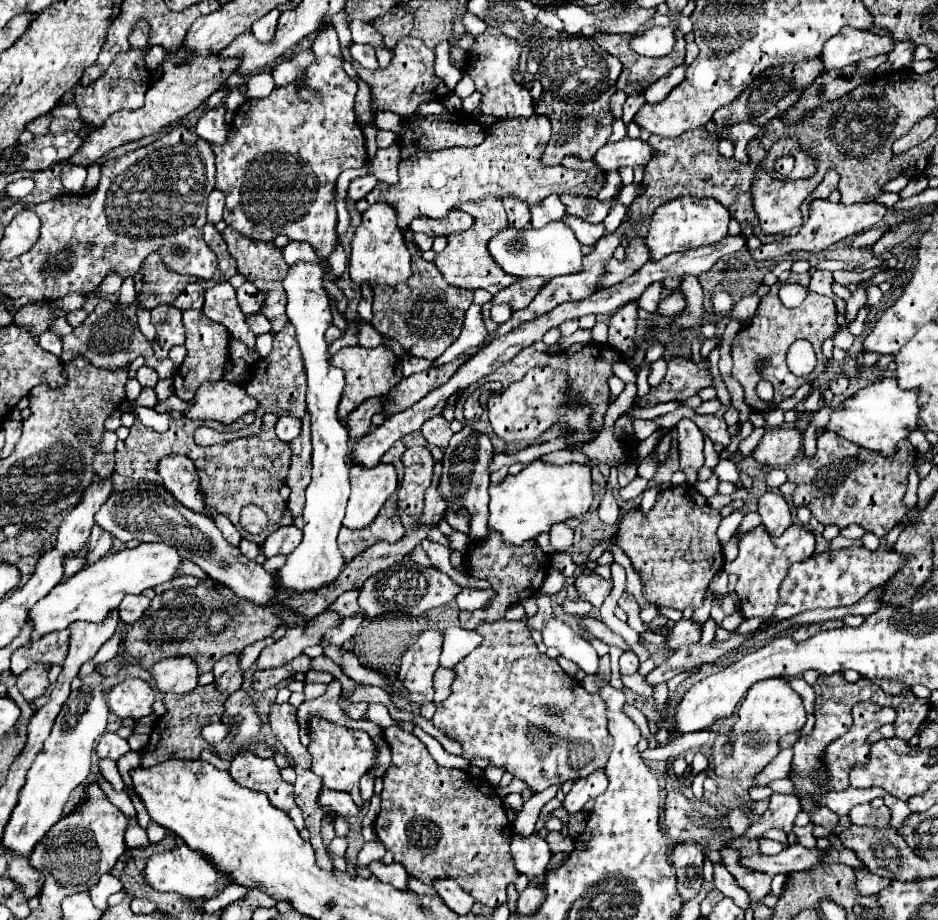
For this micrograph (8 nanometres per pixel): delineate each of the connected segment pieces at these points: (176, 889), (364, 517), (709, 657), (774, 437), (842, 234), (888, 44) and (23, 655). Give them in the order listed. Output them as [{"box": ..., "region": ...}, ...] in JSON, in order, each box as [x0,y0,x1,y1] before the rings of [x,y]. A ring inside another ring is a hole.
[{"box":[143,843,229,899],"region":[[[181,843],[173,851],[153,853],[147,861],[147,867],[143,869],[143,879],[155,891],[161,891],[161,893],[171,891],[171,893],[179,893],[191,899],[213,897],[217,895],[219,889],[225,889],[225,885],[229,883],[225,881],[225,877],[221,877],[221,873],[213,869],[213,865],[209,865],[209,861],[205,861],[205,857],[201,857],[201,853],[189,849],[185,843]]]},{"box":[343,463,397,529],"region":[[[379,463],[373,469],[351,467],[349,475],[351,475],[351,497],[349,497],[349,505],[347,505],[347,513],[345,513],[343,525],[347,529],[365,529],[367,525],[371,525],[375,521],[381,505],[395,491],[395,487],[397,487],[397,473],[395,473],[393,465],[381,465]]]},{"box":[645,633,753,685],"region":[[[729,633],[729,639],[725,639],[725,641],[717,641],[715,639],[709,645],[701,645],[701,643],[681,645],[669,659],[665,659],[661,665],[657,665],[645,679],[647,679],[649,685],[667,683],[677,673],[689,671],[693,667],[715,663],[725,653],[731,653],[731,651],[739,649],[751,637],[753,637],[753,633],[745,633],[745,635],[741,635],[741,633]]]},{"box":[753,429,799,467],"region":[[[767,429],[753,451],[753,459],[765,467],[785,467],[799,455],[799,449],[799,429]]]},{"box":[749,199,887,261],"region":[[[815,199],[815,201],[809,203],[809,219],[807,219],[807,223],[803,223],[801,229],[795,235],[781,237],[777,241],[765,243],[765,245],[761,245],[757,249],[749,249],[749,253],[751,253],[751,257],[755,261],[775,259],[775,257],[791,253],[791,251],[811,251],[811,253],[817,253],[817,251],[829,249],[831,245],[843,241],[845,237],[859,235],[859,233],[875,227],[883,219],[885,213],[887,213],[887,209],[883,205],[879,205],[879,203],[843,205],[843,203],[831,203],[829,199]]]},{"box":[821,27,893,71],"region":[[[853,27],[841,29],[841,33],[833,35],[821,53],[821,61],[825,65],[825,71],[829,69],[841,69],[845,65],[857,63],[867,57],[877,57],[883,53],[893,51],[893,41],[889,37],[861,31]]]},{"box":[11,633,69,673],"region":[[[51,633],[49,637],[41,637],[39,641],[29,641],[27,645],[19,647],[11,655],[11,673],[23,673],[31,667],[31,663],[39,665],[63,665],[67,657],[69,633]]]}]

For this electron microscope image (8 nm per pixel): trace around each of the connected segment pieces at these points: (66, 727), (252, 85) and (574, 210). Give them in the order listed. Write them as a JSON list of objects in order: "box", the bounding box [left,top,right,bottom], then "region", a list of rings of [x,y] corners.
[{"box":[1,671,111,855],"region":[[[93,671],[83,679],[81,689],[71,691],[69,699],[63,703],[61,713],[55,719],[51,735],[45,739],[43,753],[37,755],[33,767],[27,773],[27,783],[19,793],[19,803],[13,809],[9,823],[5,825],[5,833],[1,845],[19,855],[29,855],[35,843],[61,819],[63,805],[69,793],[83,785],[91,771],[91,753],[95,749],[97,739],[105,733],[109,707],[105,701],[105,693],[111,689],[107,677]]]},{"box":[247,71,275,99],"region":[[[263,71],[263,73],[257,73],[253,77],[249,77],[247,81],[247,95],[251,99],[259,99],[259,97],[267,97],[273,89],[275,89],[275,83],[273,83],[273,77],[271,77],[271,71]]]},{"box":[561,195,611,223],"region":[[[561,195],[561,201],[565,205],[565,213],[579,217],[583,221],[589,223],[603,223],[603,219],[607,217],[609,209],[611,209],[611,201],[599,201],[593,197],[575,197],[575,195]]]}]

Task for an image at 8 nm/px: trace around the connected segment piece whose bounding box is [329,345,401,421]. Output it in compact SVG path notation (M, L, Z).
M361 345L343 347L339 353L331 355L329 363L339 367L345 373L345 389L343 389L343 395L341 395L341 401L339 401L339 409L337 409L337 417L341 421L345 421L347 415L353 409L357 409L365 399L377 397L377 395L385 395L401 381L401 361L385 345L379 345L375 349L365 349Z

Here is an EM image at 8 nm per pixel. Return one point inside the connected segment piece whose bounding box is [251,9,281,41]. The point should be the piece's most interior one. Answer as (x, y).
(263, 29)

